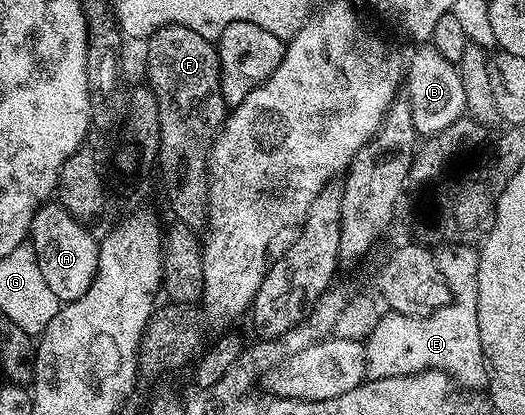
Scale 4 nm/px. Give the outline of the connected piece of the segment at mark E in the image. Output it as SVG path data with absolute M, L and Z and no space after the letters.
M449 243L437 250L438 266L446 277L450 288L450 301L427 317L409 317L403 313L386 311L379 316L376 331L366 338L366 372L371 378L403 377L413 373L422 373L426 369L438 369L454 378L455 382L466 391L482 391L489 386L486 374L484 351L480 347L480 323L476 315L476 279L478 278L478 253L469 245L452 245Z

